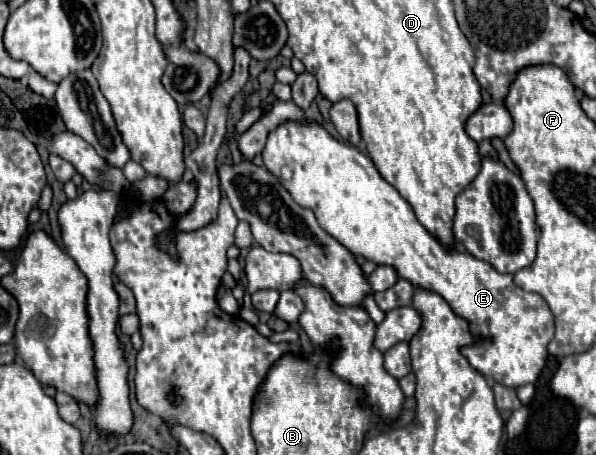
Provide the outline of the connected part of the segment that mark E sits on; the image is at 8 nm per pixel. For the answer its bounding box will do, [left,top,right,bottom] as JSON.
[263,122,555,388]

